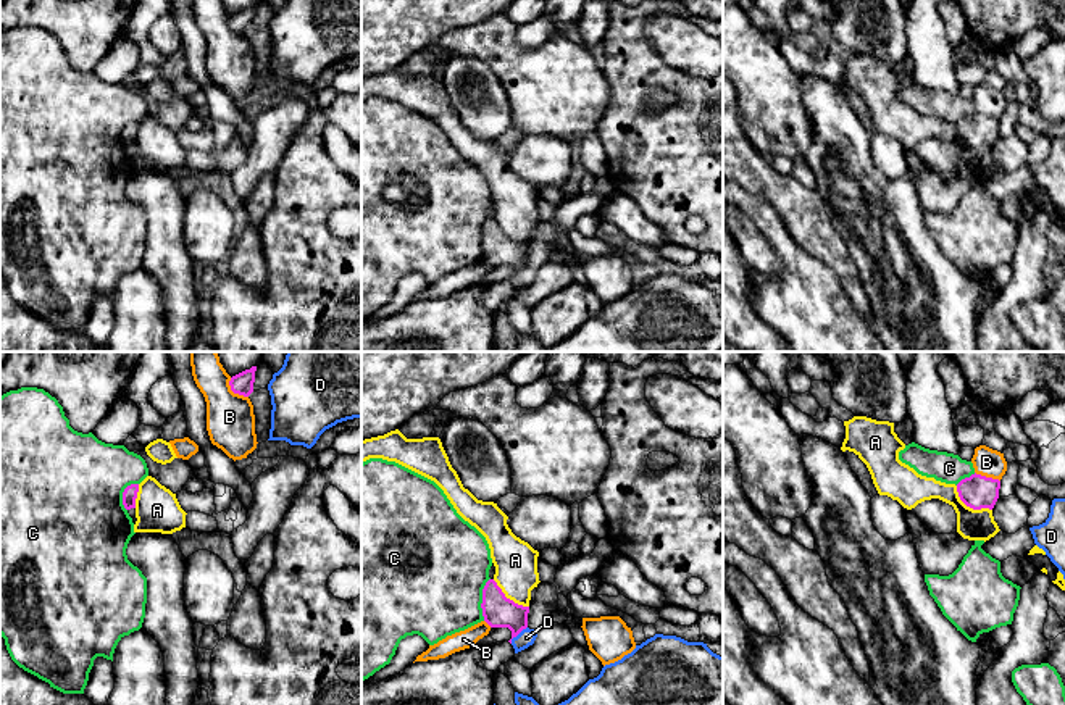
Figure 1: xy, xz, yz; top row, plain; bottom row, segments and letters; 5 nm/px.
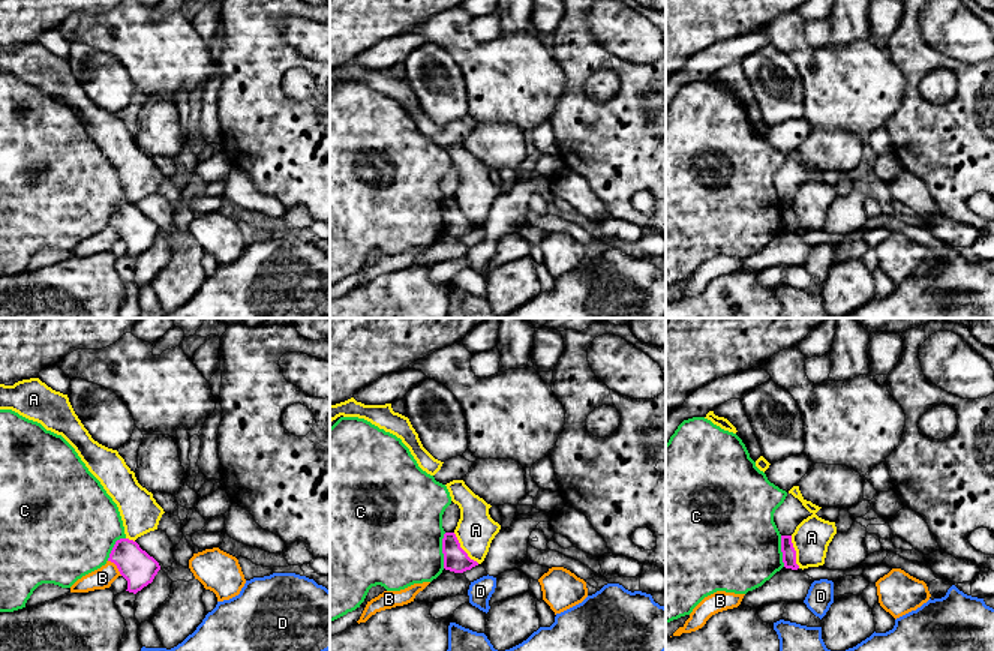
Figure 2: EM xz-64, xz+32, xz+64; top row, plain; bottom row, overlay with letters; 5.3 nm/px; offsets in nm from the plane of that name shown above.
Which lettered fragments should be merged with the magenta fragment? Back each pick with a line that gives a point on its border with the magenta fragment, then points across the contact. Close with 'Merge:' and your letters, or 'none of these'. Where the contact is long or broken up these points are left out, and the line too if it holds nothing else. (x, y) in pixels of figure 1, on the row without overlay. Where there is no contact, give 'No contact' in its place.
Merge: none of these

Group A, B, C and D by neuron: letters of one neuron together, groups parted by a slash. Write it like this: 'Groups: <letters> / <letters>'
Groups: A / B / C / D

